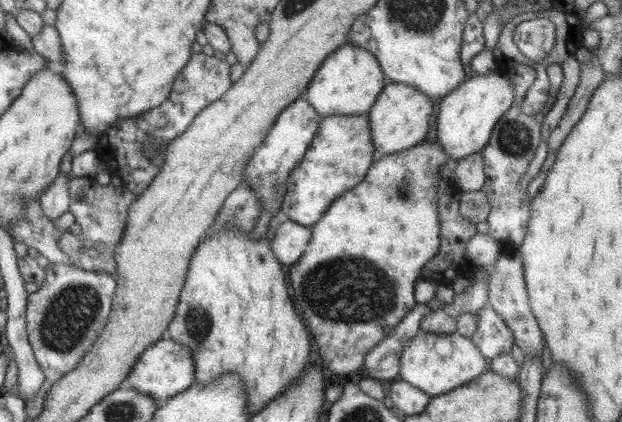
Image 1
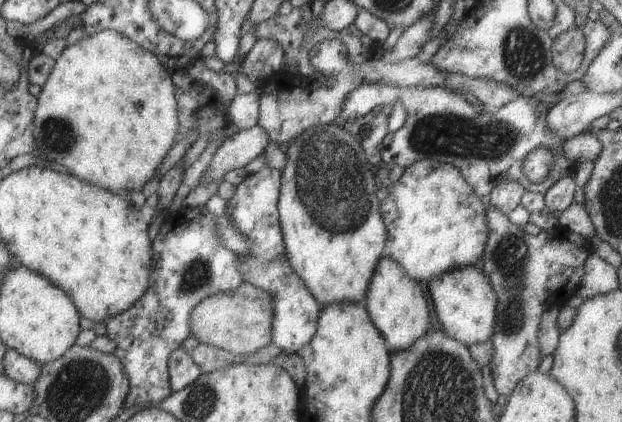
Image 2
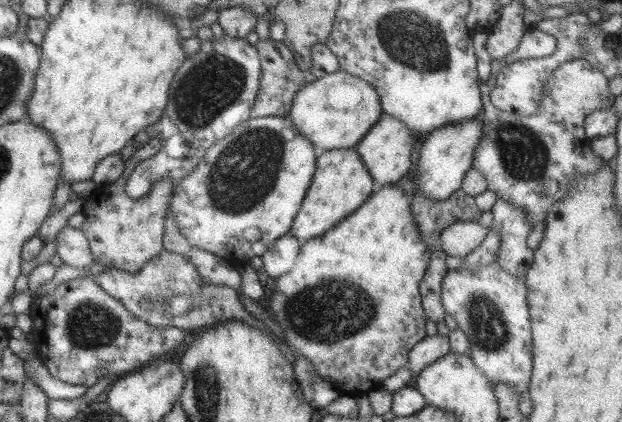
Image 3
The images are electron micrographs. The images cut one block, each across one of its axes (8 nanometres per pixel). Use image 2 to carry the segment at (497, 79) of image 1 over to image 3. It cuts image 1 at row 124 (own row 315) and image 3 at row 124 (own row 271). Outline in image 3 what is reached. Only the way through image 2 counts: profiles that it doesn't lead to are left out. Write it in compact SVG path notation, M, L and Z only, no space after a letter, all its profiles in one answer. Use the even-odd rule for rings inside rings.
M480 117L459 122L449 122L427 133L419 149L419 161L413 181L414 190L421 190L421 194L429 200L445 200L447 196L459 189L466 170L472 167L475 146L483 135Z

